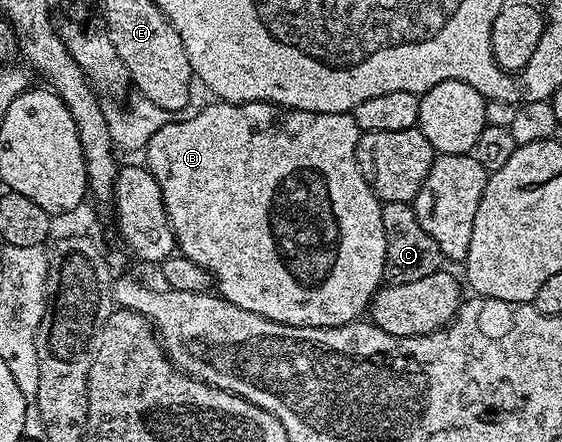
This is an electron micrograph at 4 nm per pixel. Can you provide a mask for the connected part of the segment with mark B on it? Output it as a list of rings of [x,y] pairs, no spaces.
[[[219,99],[211,102],[205,109],[197,111],[193,117],[188,117],[185,121],[175,119],[162,127],[161,130],[155,131],[149,138],[146,146],[146,154],[148,153],[148,161],[146,160],[146,168],[154,175],[154,179],[158,183],[158,187],[162,187],[162,201],[166,203],[166,215],[170,219],[170,227],[176,236],[176,247],[179,256],[190,259],[194,263],[198,263],[198,267],[202,267],[207,273],[211,274],[214,280],[214,289],[221,297],[225,297],[230,303],[234,303],[234,307],[242,307],[242,311],[254,311],[254,315],[262,315],[271,321],[278,323],[286,323],[294,327],[338,327],[339,325],[348,325],[352,321],[359,321],[365,316],[366,310],[372,302],[372,296],[377,289],[381,288],[384,281],[384,264],[386,263],[386,231],[382,227],[382,204],[375,191],[373,191],[366,179],[362,175],[362,171],[358,167],[358,159],[356,158],[356,148],[358,147],[358,139],[362,130],[358,127],[358,123],[352,118],[351,113],[315,113],[314,111],[302,111],[301,109],[286,109],[282,105],[274,105],[270,101],[243,101],[242,104],[236,105],[232,101],[222,101]]]

